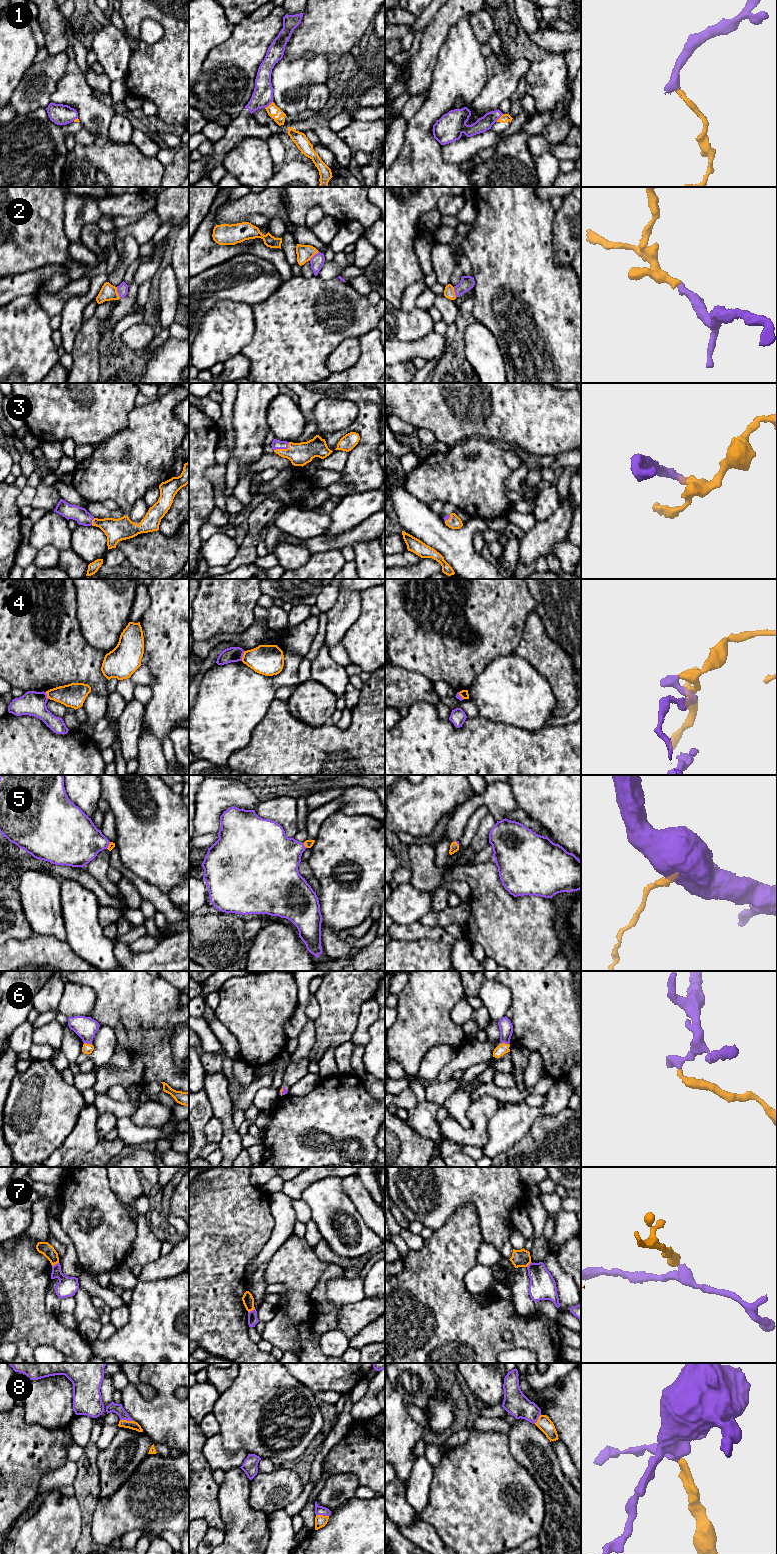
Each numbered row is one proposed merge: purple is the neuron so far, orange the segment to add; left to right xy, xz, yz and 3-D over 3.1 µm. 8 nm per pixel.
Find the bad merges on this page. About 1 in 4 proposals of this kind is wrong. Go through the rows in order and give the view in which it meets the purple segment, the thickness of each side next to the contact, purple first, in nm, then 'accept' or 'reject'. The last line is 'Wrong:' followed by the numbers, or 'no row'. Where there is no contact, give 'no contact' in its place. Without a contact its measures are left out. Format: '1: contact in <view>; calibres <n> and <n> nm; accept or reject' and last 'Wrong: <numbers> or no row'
1: contact in xz; calibres 170 and 90 nm; reject
2: contact in xy; calibres 90 and 130 nm; accept
3: contact in xz; calibres 80 and 180 nm; accept
4: contact in xz; calibres 130 and 240 nm; reject
5: contact in xz; calibres 380 and 60 nm; accept
6: contact in xy; calibres 180 and 80 nm; accept
7: contact in xy; calibres 160 and 100 nm; reject
8: contact in xy; calibres 80 and 70 nm; accept
Wrong: 1, 4, 7

